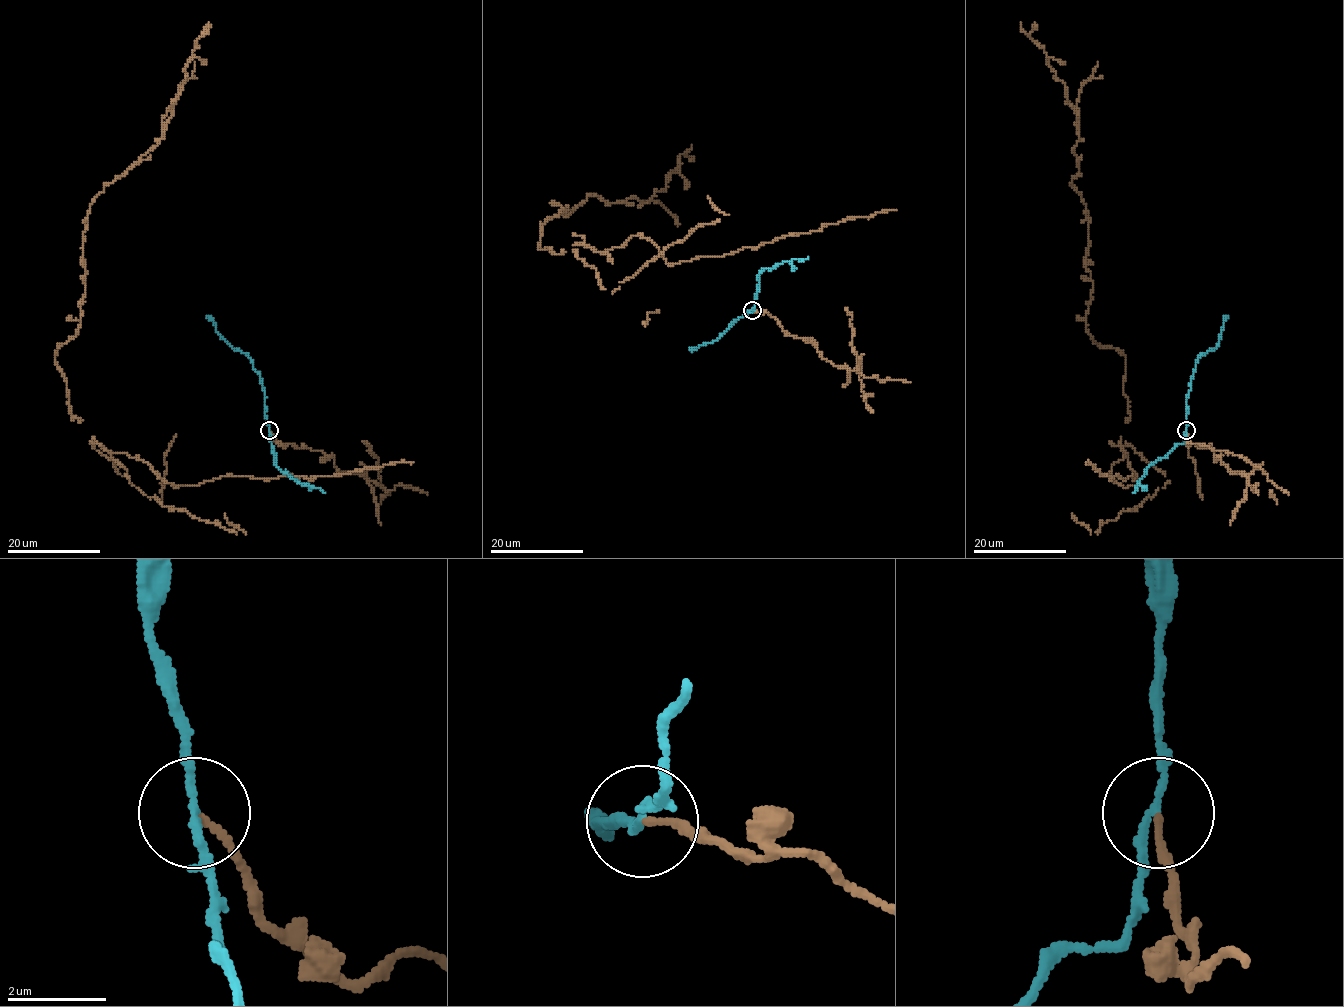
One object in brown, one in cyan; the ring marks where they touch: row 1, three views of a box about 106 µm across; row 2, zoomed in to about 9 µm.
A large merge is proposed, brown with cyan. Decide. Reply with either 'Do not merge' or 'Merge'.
Do not merge

